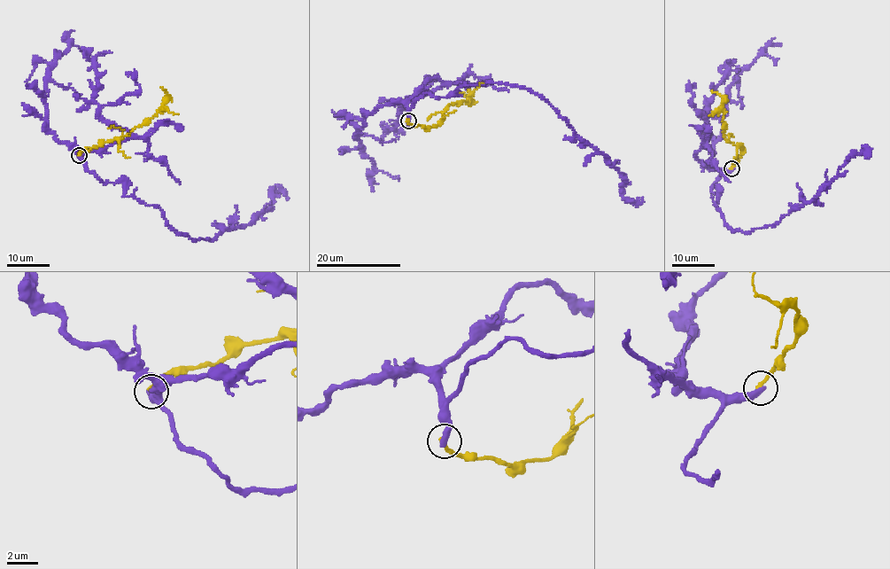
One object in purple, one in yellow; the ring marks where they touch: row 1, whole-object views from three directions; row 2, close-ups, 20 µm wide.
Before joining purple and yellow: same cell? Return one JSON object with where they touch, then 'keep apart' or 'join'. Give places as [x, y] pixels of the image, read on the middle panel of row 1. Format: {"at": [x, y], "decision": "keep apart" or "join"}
{"at": [408, 120], "decision": "keep apart"}

